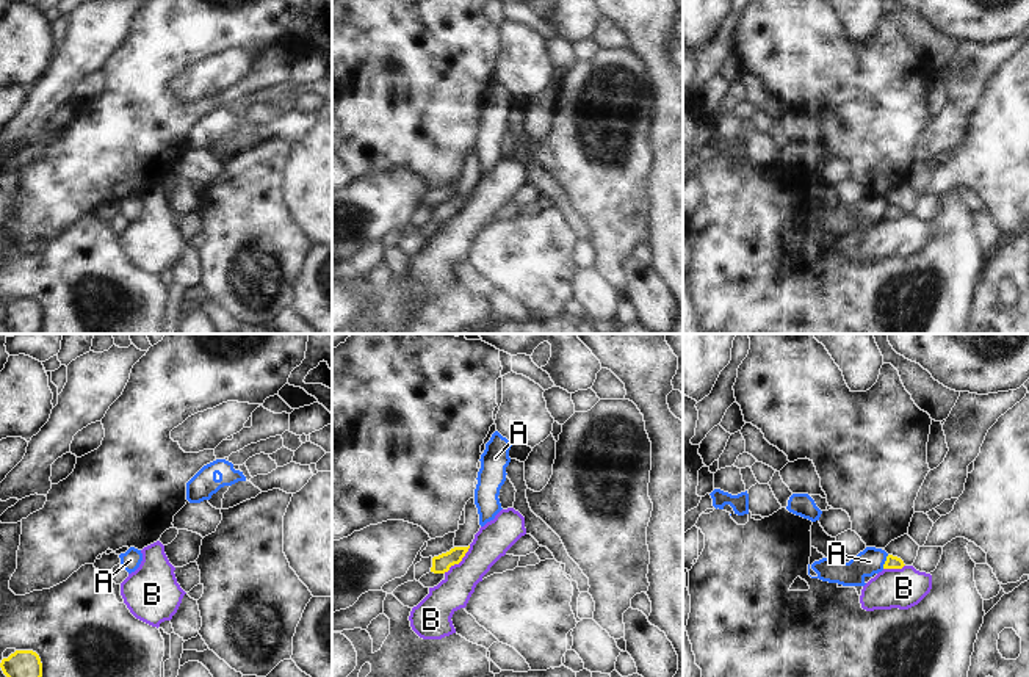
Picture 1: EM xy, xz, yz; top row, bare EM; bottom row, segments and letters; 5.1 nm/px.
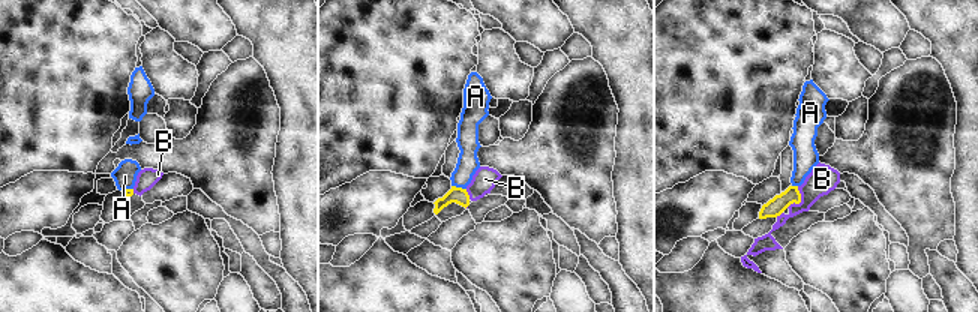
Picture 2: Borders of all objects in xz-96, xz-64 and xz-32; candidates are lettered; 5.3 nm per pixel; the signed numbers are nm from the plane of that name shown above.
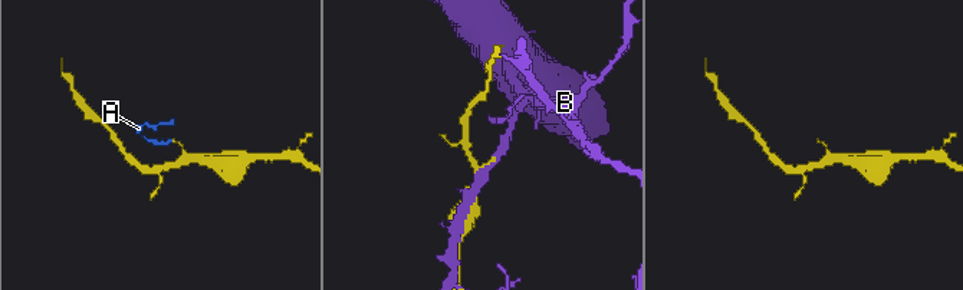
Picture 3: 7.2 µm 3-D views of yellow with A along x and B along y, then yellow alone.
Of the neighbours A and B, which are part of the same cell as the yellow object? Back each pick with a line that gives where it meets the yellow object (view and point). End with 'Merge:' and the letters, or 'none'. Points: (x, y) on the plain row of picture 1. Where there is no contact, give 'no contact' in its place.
Merge: none

